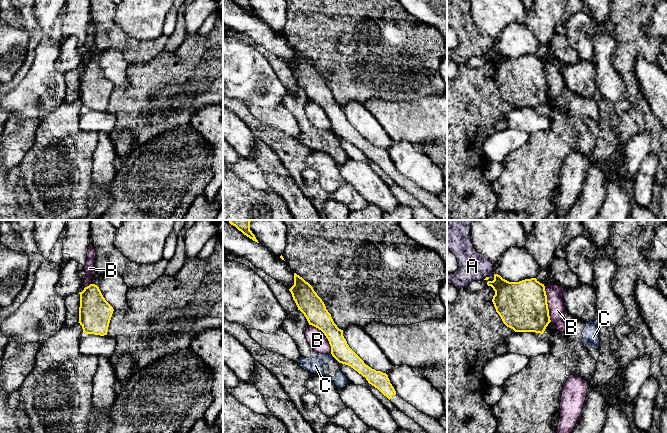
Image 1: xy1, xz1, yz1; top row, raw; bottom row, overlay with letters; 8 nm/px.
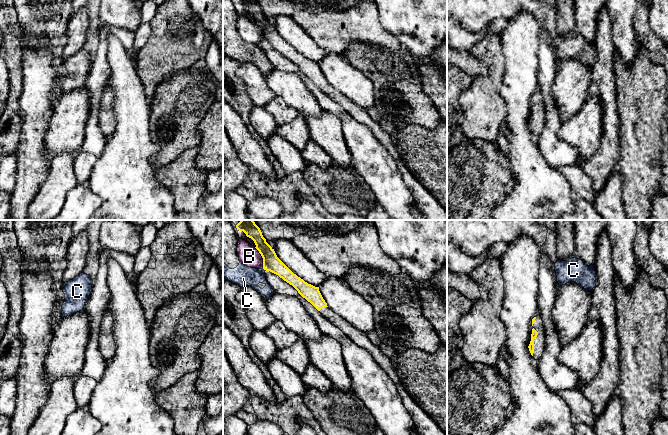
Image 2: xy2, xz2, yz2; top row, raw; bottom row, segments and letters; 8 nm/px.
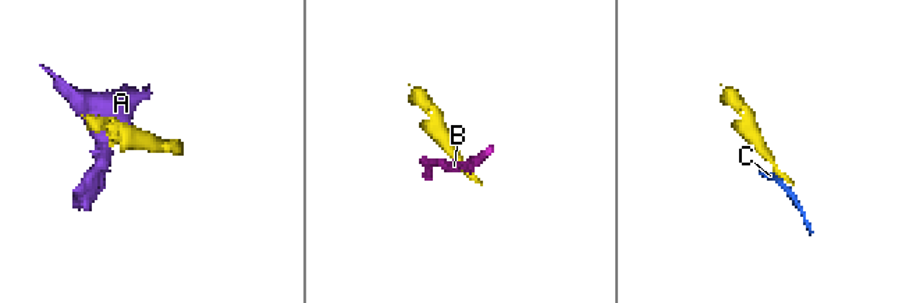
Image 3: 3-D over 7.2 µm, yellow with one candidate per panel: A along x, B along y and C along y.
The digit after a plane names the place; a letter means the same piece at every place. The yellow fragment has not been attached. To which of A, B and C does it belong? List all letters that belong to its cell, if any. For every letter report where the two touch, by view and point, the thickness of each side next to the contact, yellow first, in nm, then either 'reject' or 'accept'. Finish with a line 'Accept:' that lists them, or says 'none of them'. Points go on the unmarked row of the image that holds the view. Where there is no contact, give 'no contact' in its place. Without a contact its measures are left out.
A: yz1 (486, 53) | 20/240 nm | reject
B: yz1 (547, 80) | 400/140 nm | reject
C: xz1 (332, 131) | 160/130 nm | reject
Accept: none of them

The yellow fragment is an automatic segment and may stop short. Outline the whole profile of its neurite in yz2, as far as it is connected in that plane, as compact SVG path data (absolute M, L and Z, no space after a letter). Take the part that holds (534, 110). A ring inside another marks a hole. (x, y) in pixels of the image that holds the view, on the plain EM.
M539 90L532 95L532 102L531 117L528 124L533 134L538 136L545 125L544 102Z

